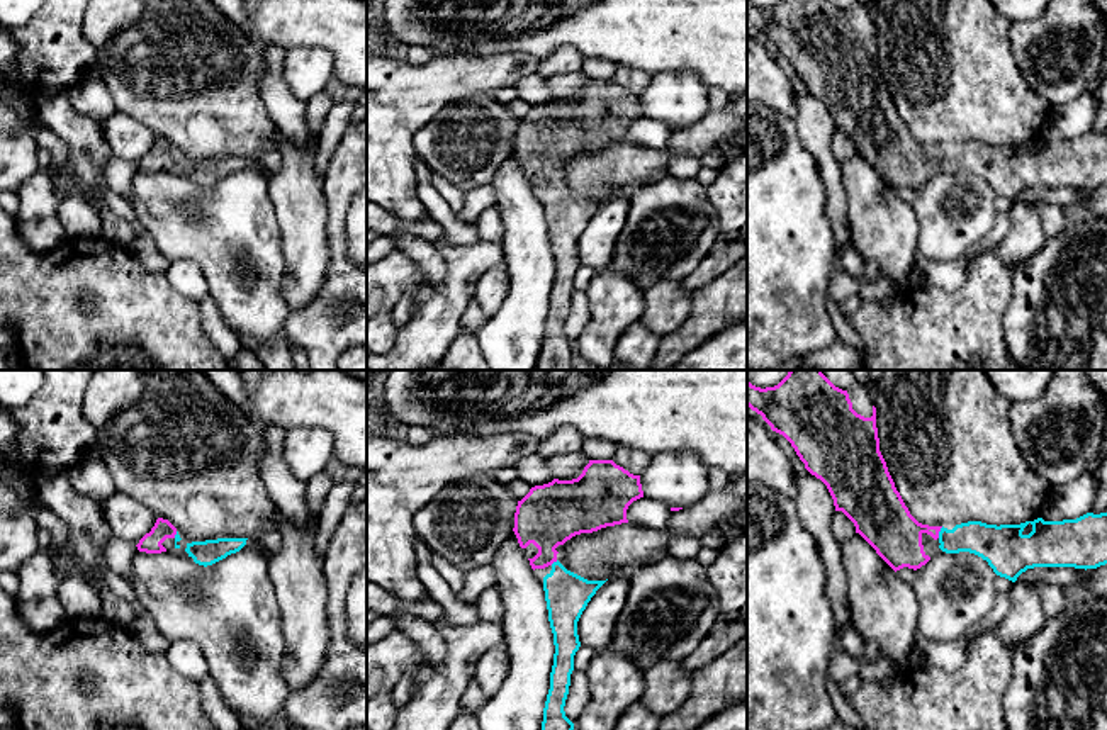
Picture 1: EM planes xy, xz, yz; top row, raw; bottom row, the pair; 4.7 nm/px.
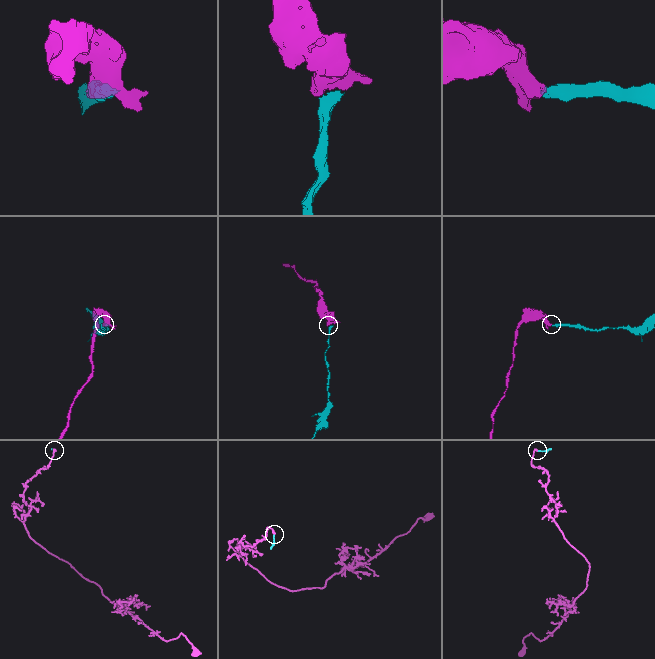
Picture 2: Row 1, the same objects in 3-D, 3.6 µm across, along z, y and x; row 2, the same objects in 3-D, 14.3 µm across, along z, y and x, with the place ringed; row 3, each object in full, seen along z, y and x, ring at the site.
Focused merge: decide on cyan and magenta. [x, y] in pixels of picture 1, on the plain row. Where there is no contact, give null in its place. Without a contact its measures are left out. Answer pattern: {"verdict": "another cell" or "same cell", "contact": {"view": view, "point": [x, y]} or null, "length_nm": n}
{"verdict": "same cell", "contact": {"view": "yz", "point": [939, 151]}, "length_nm": 60}

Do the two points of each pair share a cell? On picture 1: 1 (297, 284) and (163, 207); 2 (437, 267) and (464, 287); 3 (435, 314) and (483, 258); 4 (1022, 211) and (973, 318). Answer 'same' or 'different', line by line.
1: different
2: different
3: same
4: different

